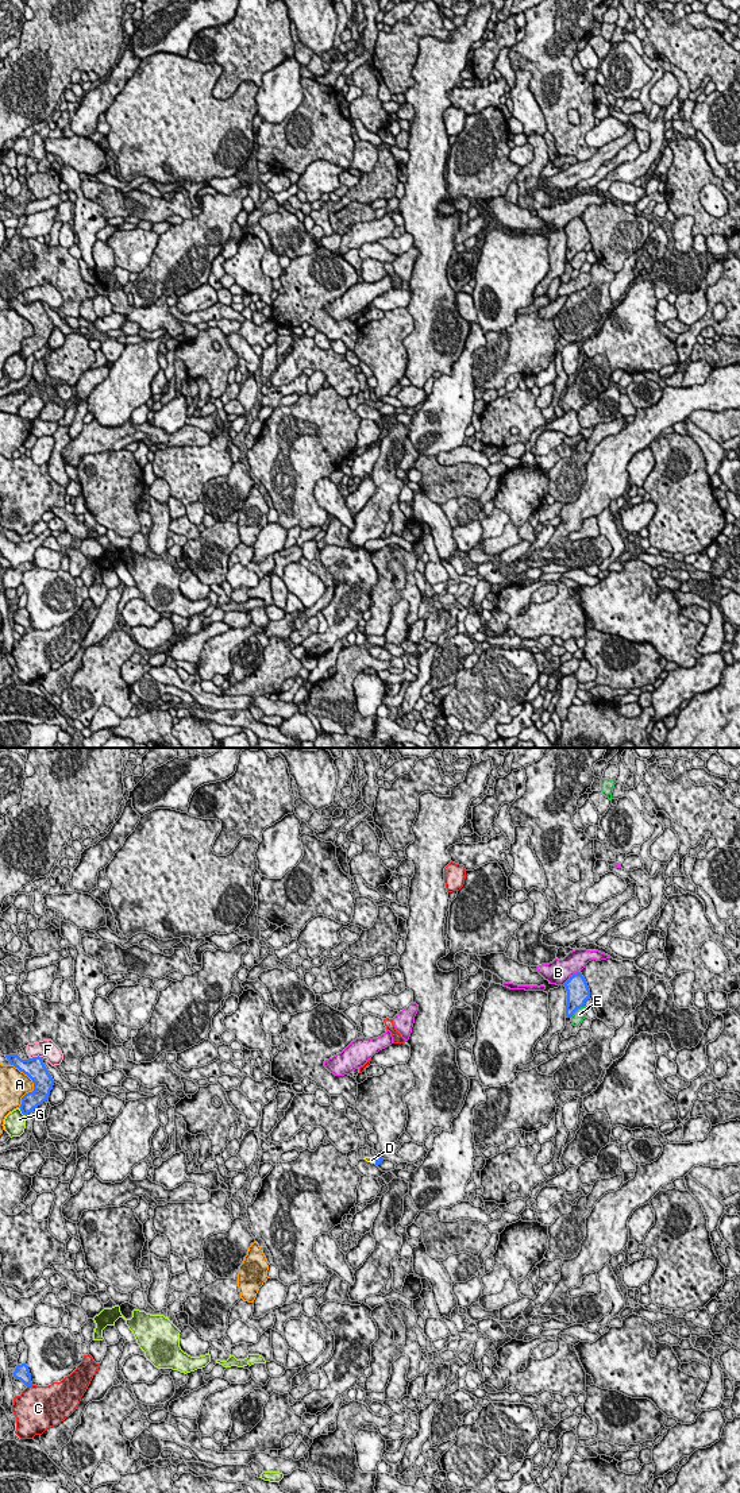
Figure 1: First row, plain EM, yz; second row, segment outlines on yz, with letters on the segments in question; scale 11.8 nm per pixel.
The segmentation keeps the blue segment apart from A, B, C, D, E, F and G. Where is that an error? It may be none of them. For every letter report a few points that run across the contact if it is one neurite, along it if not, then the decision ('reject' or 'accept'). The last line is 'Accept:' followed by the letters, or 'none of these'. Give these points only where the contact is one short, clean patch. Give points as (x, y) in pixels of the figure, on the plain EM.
A: reject
B: reject
C: reject
D: yz (378, 404), (376, 405), (372, 404) | accept
E: reject
F: reject
G: reject
Accept: D

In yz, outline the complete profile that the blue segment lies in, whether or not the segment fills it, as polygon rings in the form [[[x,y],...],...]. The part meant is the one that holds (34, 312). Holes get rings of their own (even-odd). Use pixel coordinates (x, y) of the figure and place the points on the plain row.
[[[9,298],[5,301],[11,309],[27,319],[34,327],[34,335],[22,342],[22,348],[19,351],[22,358],[27,360],[49,343],[54,324],[43,308],[43,301],[38,300],[28,304],[22,304],[18,298]]]

